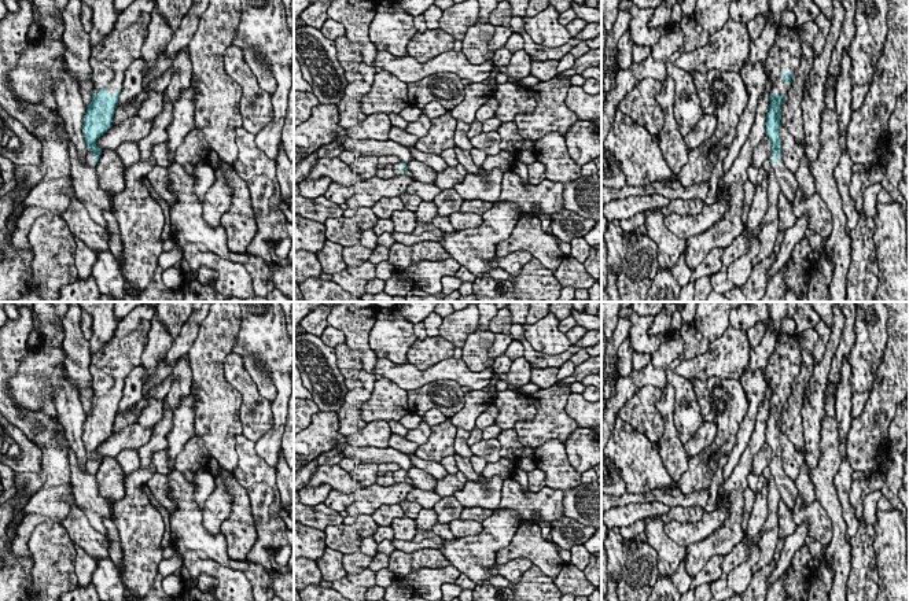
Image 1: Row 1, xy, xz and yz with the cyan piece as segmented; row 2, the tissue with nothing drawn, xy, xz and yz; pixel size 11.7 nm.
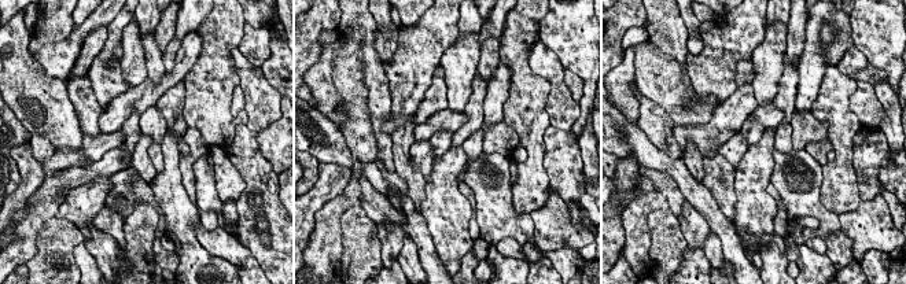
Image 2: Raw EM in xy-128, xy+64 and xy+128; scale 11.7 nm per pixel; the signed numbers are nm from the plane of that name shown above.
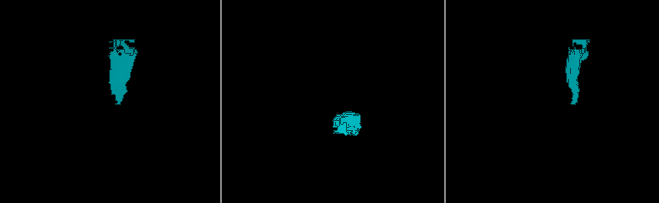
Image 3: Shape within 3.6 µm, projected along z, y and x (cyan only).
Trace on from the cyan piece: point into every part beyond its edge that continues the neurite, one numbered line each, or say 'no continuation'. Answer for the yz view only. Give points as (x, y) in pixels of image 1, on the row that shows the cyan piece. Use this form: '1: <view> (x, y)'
1: yz (784, 56)
2: yz (788, 185)

